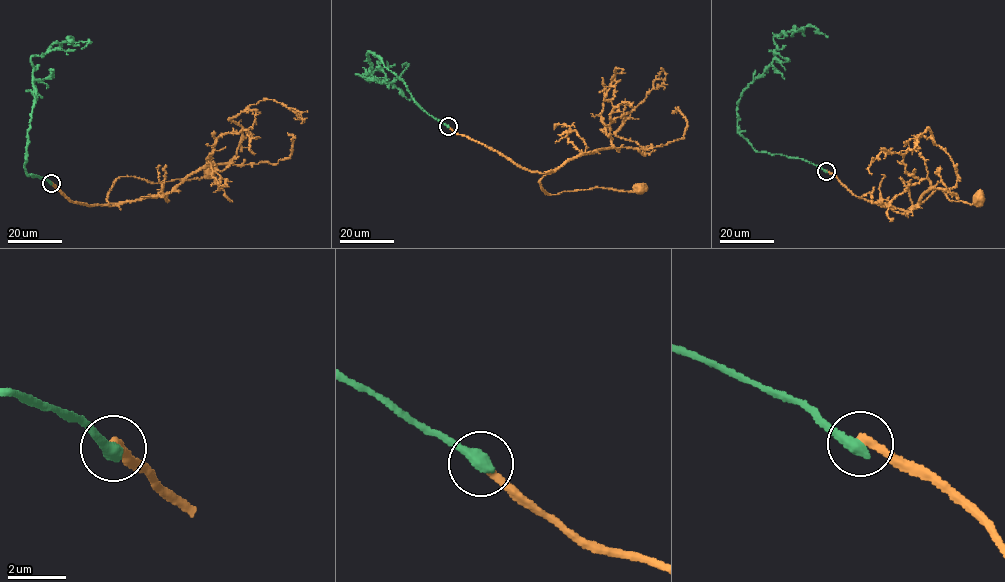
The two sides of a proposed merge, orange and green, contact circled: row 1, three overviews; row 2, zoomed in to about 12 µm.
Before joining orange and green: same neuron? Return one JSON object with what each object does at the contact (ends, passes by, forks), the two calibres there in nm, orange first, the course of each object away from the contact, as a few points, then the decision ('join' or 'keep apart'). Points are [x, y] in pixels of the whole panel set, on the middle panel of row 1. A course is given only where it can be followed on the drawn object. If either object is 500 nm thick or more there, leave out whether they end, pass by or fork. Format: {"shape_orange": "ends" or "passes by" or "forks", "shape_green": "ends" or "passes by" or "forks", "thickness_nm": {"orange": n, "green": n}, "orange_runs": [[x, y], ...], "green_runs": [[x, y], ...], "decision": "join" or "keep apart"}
{"thickness_nm": {"orange": 260, "green": 500}, "orange_runs": [[448, 126], [521, 167], [550, 172], [539, 182], [548, 194], [595, 187], [636, 191], [639, 188]], "green_runs": [[448, 126], [422, 108], [376, 55], [367, 52], [368, 74], [355, 74], [394, 82], [406, 67], [402, 67]], "decision": "keep apart"}

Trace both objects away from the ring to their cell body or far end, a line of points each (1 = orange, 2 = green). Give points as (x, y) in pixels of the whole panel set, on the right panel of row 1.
1: (826, 171), (859, 198), (909, 212), (939, 188), (952, 201), (977, 205), (978, 197)
2: (826, 171), (800, 158), (758, 152), (737, 127), (741, 93), (771, 64), (774, 34), (805, 28), (793, 36)

